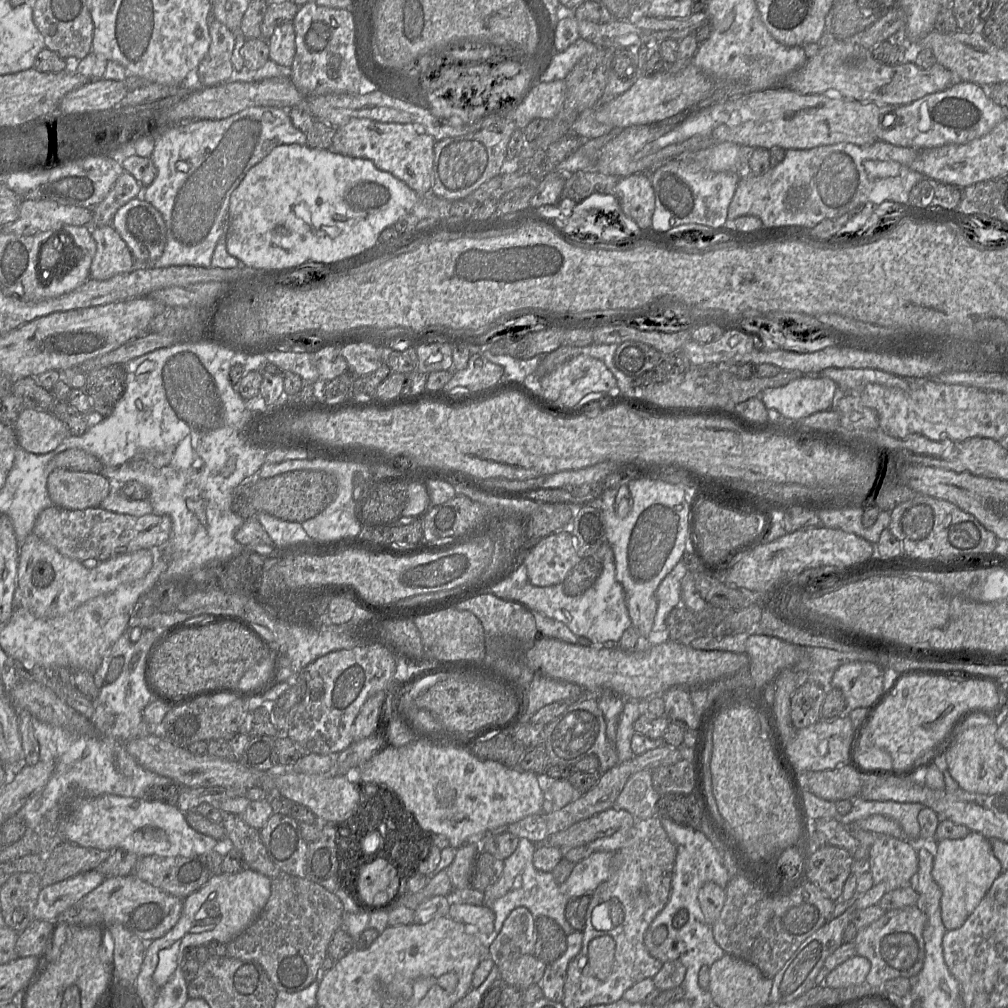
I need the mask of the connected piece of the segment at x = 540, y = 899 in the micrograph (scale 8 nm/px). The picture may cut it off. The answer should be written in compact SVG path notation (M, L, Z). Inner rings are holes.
M520 838L516 850L511 856L504 860L503 872L498 881L484 891L484 906L490 908L495 914L494 931L491 934L491 941L493 941L500 932L504 921L511 911L518 907L527 908L535 919L539 916L546 916L553 919L561 926L566 935L575 931L565 917L565 908L569 900L568 897L561 892L560 885L555 881L552 872L541 872L533 865L533 855L536 847L537 845L528 839Z

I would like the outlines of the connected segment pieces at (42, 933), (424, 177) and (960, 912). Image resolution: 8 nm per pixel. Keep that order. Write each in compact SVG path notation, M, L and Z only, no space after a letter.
M34 919L22 932L18 932L16 952L18 957L43 956L51 946L56 922Z
M355 118L336 129L329 150L348 157L368 159L379 170L392 174L418 195L428 196L433 183L435 143L421 126Z
M970 831L964 838L937 842L932 876L942 891L941 918L946 931L958 929L965 923L1001 873L1001 863L994 855L989 839L977 832Z

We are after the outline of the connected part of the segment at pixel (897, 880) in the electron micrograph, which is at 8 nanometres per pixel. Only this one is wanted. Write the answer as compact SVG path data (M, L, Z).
M876 835L870 849L869 871L874 884L885 883L894 890L910 886L918 861L917 851L907 839Z

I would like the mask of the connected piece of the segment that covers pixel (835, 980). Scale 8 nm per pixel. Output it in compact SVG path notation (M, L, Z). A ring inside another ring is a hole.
M857 954L832 970L825 978L825 985L831 988L859 985L866 981L870 969L870 961Z

